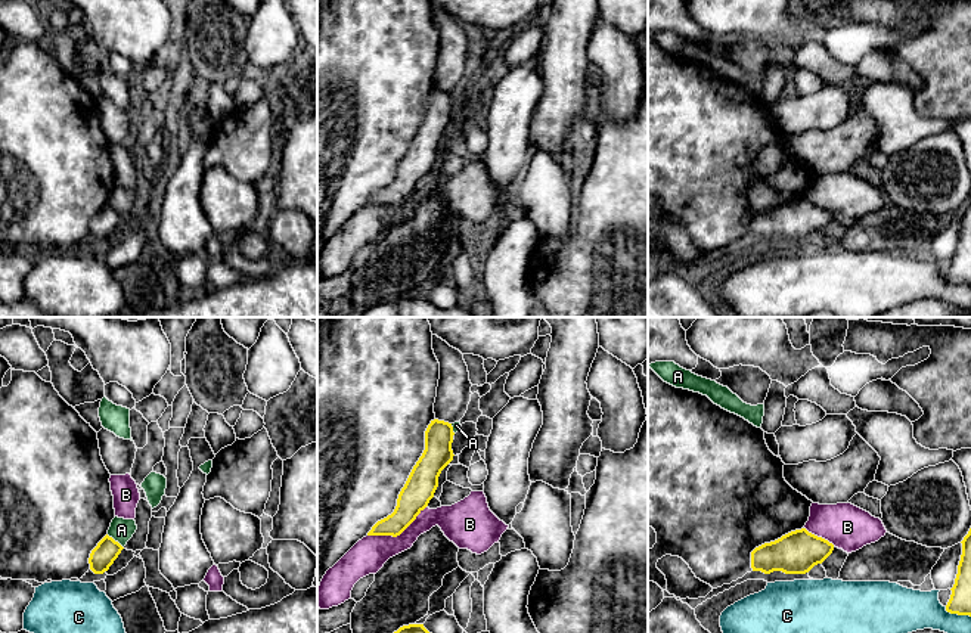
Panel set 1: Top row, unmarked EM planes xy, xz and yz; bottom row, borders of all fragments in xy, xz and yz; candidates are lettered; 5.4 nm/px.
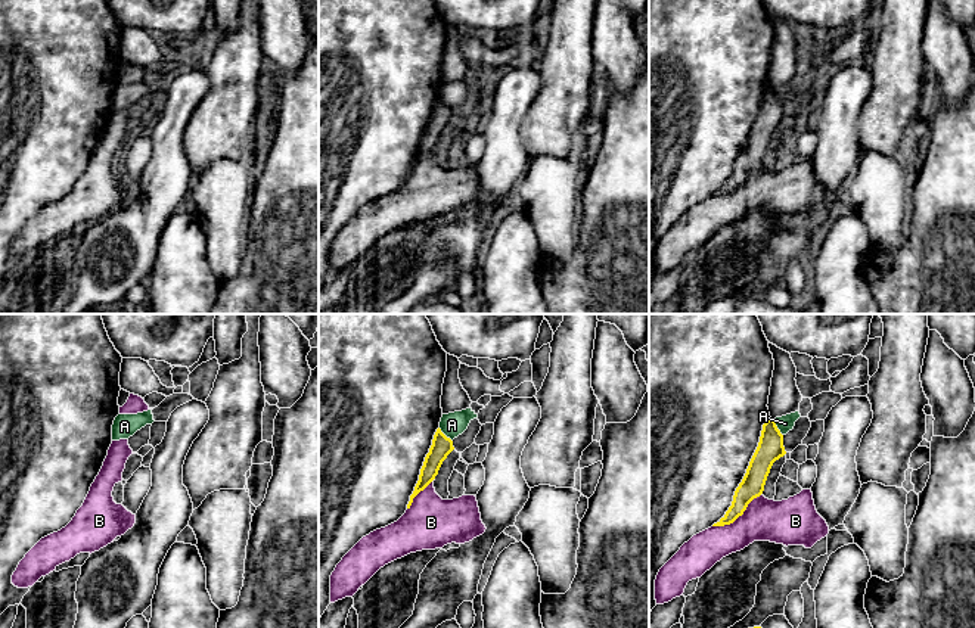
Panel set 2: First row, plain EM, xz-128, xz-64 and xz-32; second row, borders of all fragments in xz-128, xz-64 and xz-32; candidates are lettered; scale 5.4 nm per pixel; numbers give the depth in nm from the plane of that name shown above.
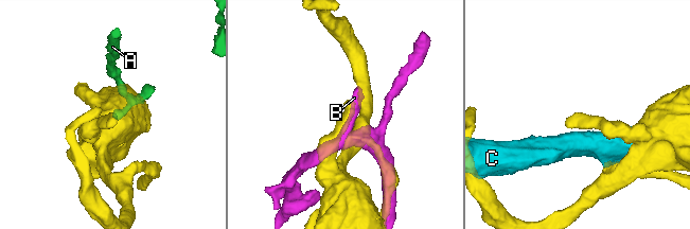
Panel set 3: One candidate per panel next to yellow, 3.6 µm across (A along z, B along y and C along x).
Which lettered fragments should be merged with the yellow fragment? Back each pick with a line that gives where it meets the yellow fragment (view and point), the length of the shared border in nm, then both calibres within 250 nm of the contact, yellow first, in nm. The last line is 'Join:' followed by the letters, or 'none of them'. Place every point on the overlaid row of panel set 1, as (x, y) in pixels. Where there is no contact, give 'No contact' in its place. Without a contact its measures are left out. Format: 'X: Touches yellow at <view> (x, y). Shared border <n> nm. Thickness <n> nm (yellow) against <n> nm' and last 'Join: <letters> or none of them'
Join: none of them

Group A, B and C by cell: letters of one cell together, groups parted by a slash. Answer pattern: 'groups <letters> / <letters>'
groups A / B / C

